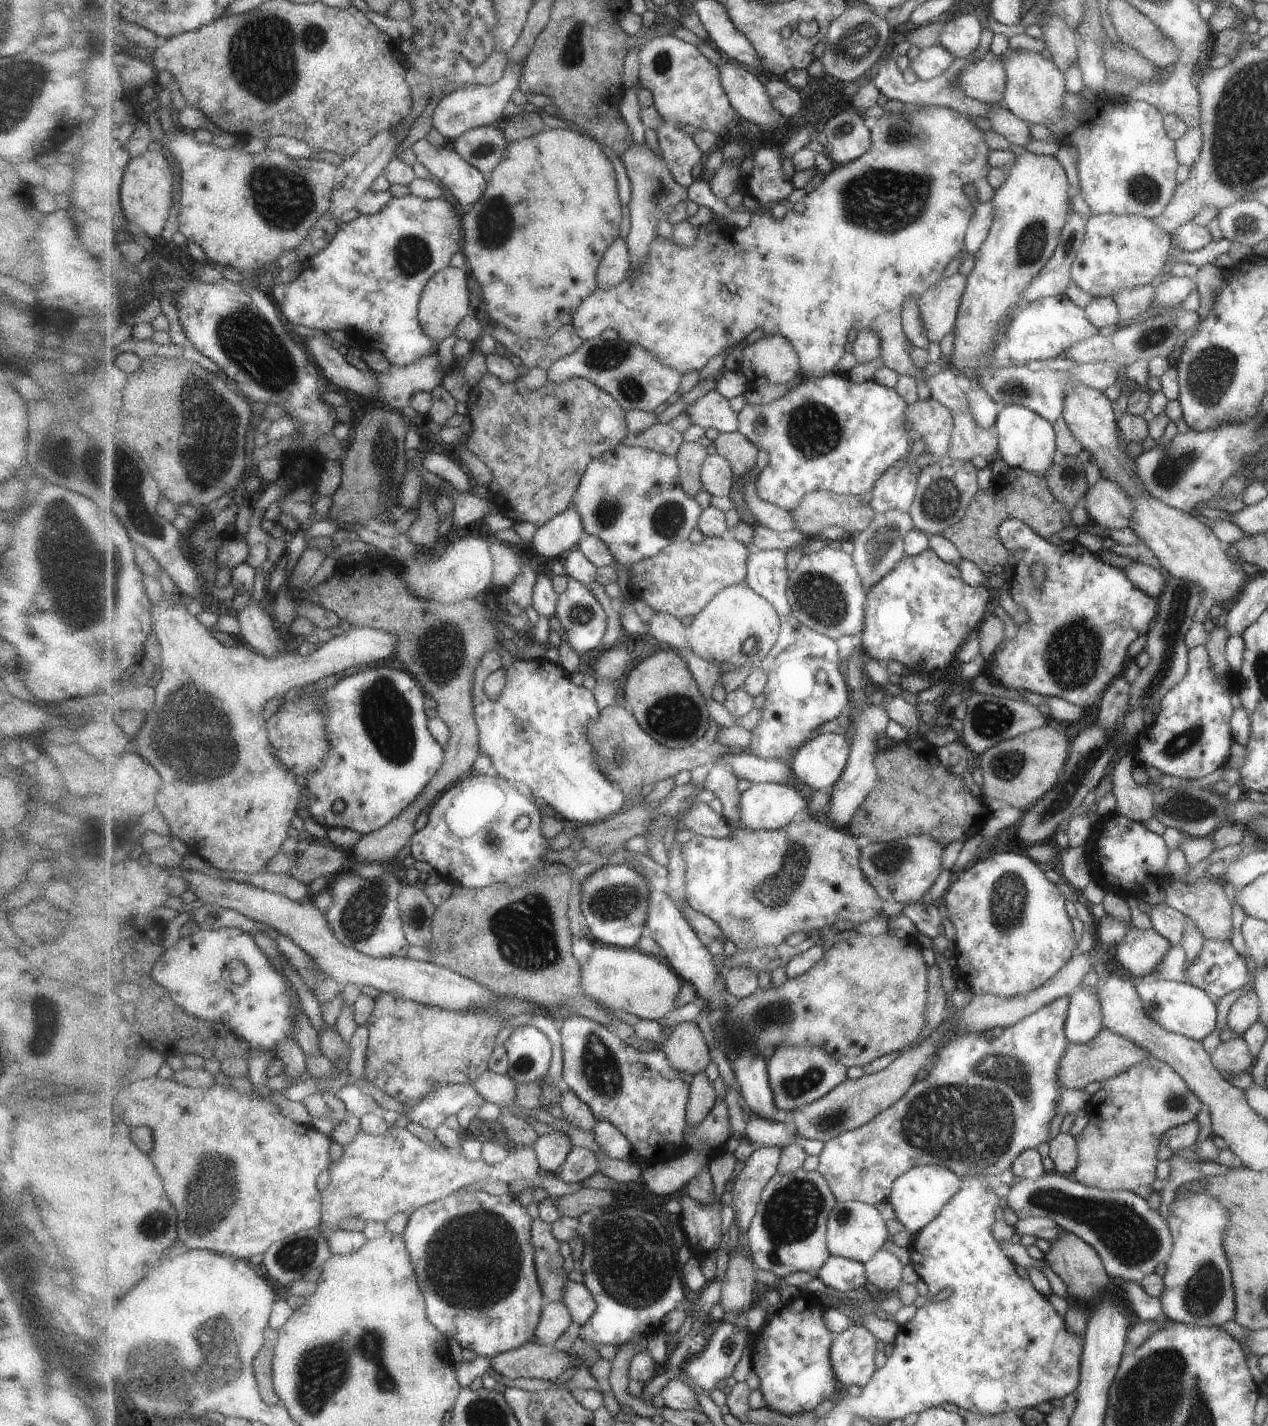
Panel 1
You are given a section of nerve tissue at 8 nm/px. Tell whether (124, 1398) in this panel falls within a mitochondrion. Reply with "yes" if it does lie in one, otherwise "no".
yes

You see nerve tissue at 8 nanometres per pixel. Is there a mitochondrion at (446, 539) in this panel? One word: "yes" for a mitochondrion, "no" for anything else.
no

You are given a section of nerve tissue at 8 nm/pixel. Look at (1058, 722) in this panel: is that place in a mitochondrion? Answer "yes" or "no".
no

